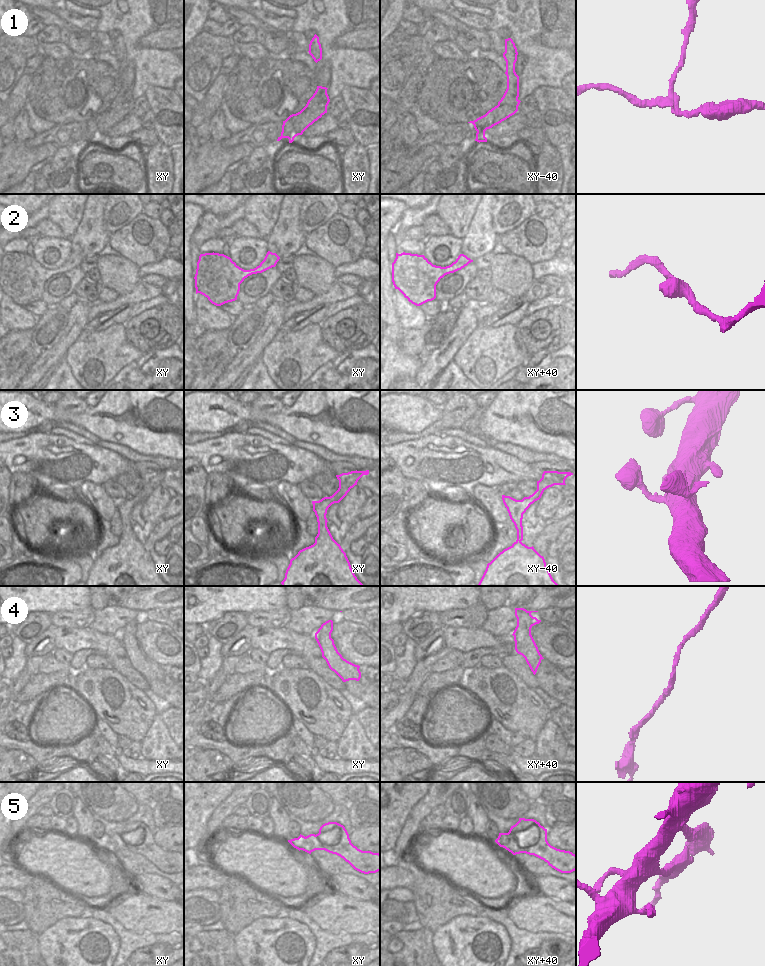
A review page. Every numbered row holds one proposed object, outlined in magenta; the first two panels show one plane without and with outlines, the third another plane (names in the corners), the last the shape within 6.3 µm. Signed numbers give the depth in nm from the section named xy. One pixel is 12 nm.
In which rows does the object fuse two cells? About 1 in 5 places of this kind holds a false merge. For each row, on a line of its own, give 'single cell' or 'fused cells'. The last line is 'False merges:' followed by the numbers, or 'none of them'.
1: fused cells
2: single cell
3: single cell
4: single cell
5: fused cells
False merges: 1, 5

